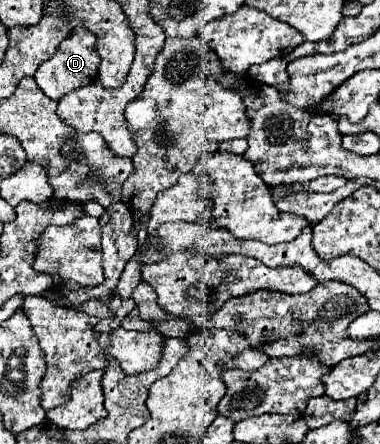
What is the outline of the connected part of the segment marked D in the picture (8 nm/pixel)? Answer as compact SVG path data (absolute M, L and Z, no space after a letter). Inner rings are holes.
M75 26L71 30L71 34L59 44L55 56L51 56L47 62L43 62L37 72L35 72L35 82L39 84L39 88L53 98L55 102L59 102L65 94L69 94L71 90L79 88L79 86L87 86L91 82L95 82L97 78L97 66L99 66L99 54L95 52L95 34L89 32L85 26Z

